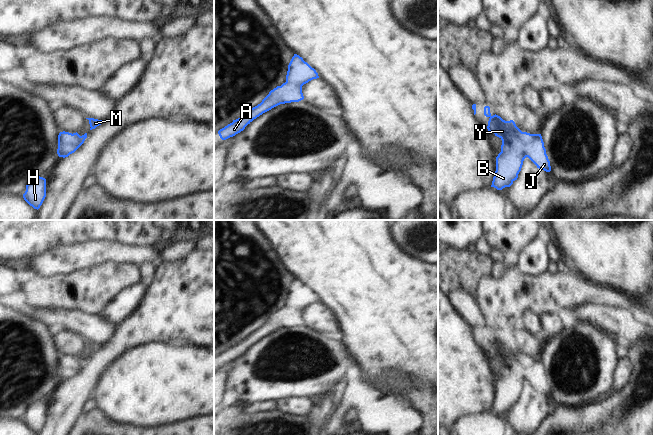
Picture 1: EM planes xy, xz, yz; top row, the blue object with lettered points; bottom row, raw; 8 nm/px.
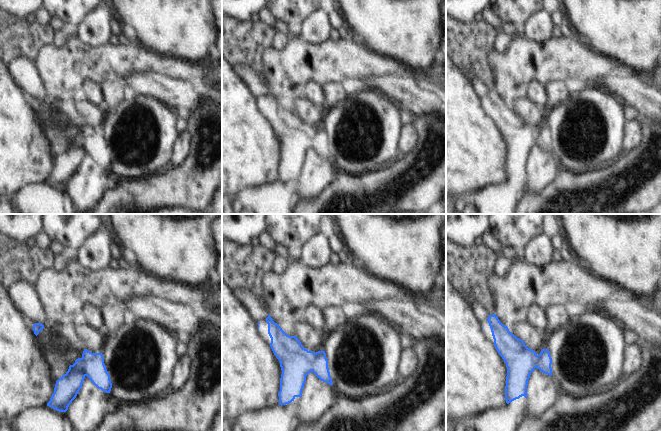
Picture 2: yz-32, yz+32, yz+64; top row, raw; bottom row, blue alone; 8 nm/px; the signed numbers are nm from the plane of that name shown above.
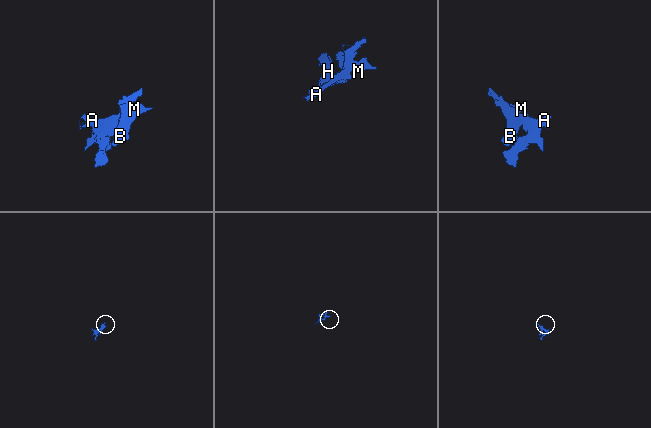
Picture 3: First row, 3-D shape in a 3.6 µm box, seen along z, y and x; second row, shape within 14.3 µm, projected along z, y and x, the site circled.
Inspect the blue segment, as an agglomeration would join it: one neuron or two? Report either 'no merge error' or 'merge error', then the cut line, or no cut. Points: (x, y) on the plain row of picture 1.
no merge error | no cut

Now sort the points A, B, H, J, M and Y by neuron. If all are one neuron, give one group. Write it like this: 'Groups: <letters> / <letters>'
Groups: A B H J M Y

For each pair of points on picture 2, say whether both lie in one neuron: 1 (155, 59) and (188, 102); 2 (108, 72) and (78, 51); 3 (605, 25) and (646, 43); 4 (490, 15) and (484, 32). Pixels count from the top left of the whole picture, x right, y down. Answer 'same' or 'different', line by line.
1: different
2: same
3: same
4: different

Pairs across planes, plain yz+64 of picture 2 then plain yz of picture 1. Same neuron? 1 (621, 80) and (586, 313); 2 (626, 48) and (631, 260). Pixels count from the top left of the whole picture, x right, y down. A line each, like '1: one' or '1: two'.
1: one
2: one

